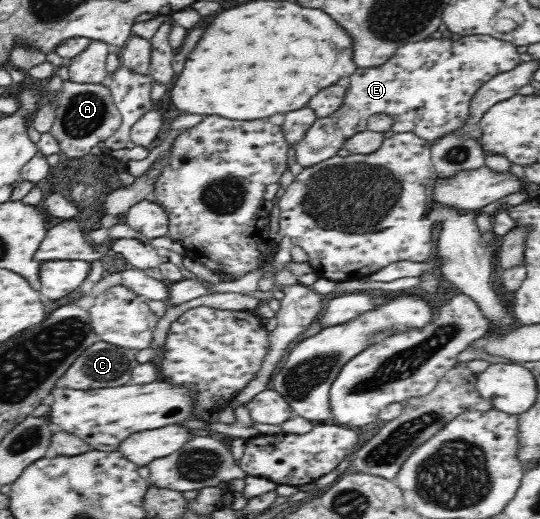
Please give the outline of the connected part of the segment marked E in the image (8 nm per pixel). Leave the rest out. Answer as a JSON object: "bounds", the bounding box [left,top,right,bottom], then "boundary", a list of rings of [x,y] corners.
{"bounds":[296,35,522,168],"boundary":[[[489,35],[460,36],[460,39],[426,38],[399,47],[396,53],[381,66],[358,68],[350,76],[343,104],[328,117],[318,117],[306,135],[296,145],[296,162],[304,168],[314,167],[335,157],[345,141],[365,130],[368,117],[376,113],[390,115],[396,133],[415,133],[426,141],[434,141],[446,133],[456,131],[468,117],[470,99],[488,80],[498,73],[509,71],[522,63],[517,47],[510,41],[502,41]]]}

